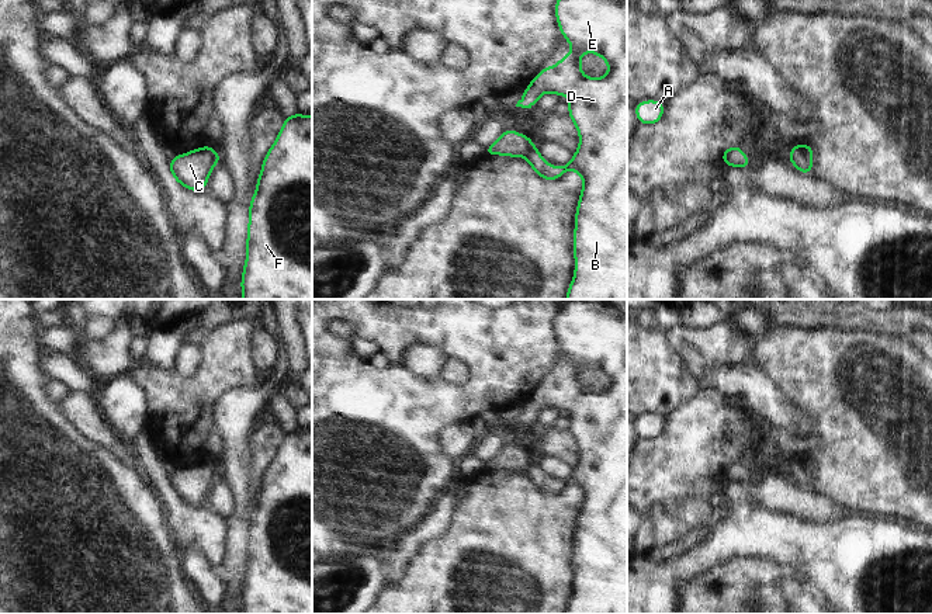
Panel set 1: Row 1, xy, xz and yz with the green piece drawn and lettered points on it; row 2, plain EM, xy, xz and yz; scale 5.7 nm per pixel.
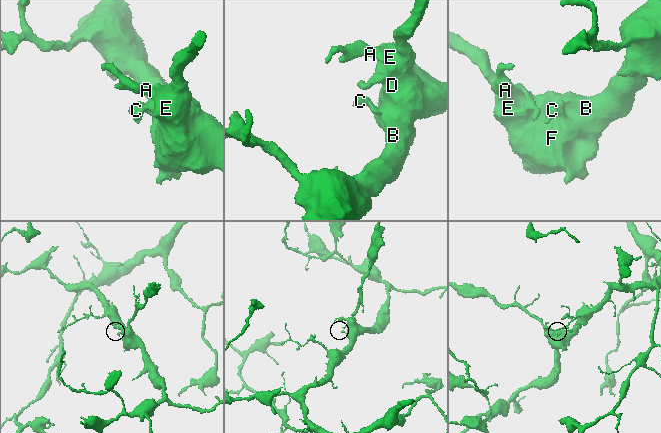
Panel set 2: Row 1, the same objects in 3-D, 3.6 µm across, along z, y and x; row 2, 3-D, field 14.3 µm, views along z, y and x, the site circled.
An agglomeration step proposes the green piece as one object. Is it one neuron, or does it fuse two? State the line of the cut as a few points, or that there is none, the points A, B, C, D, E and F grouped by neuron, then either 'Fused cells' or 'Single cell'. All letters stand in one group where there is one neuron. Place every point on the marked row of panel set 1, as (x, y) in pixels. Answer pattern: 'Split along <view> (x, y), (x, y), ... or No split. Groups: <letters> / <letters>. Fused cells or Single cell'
Split along xz (533, 145), (525, 156). Groups: A B D E F / C. Fused cells.

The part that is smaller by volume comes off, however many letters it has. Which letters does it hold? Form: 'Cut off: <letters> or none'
Cut off: C

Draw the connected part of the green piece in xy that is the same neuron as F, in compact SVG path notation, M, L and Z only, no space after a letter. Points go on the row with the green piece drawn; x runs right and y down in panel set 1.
M287 115L249 204L242 299L312 299L312 115Z

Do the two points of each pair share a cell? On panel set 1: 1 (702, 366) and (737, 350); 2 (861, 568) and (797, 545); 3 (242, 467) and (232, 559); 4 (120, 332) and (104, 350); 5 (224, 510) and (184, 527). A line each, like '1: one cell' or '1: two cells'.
1: one cell
2: one cell
3: one cell
4: one cell
5: two cells

